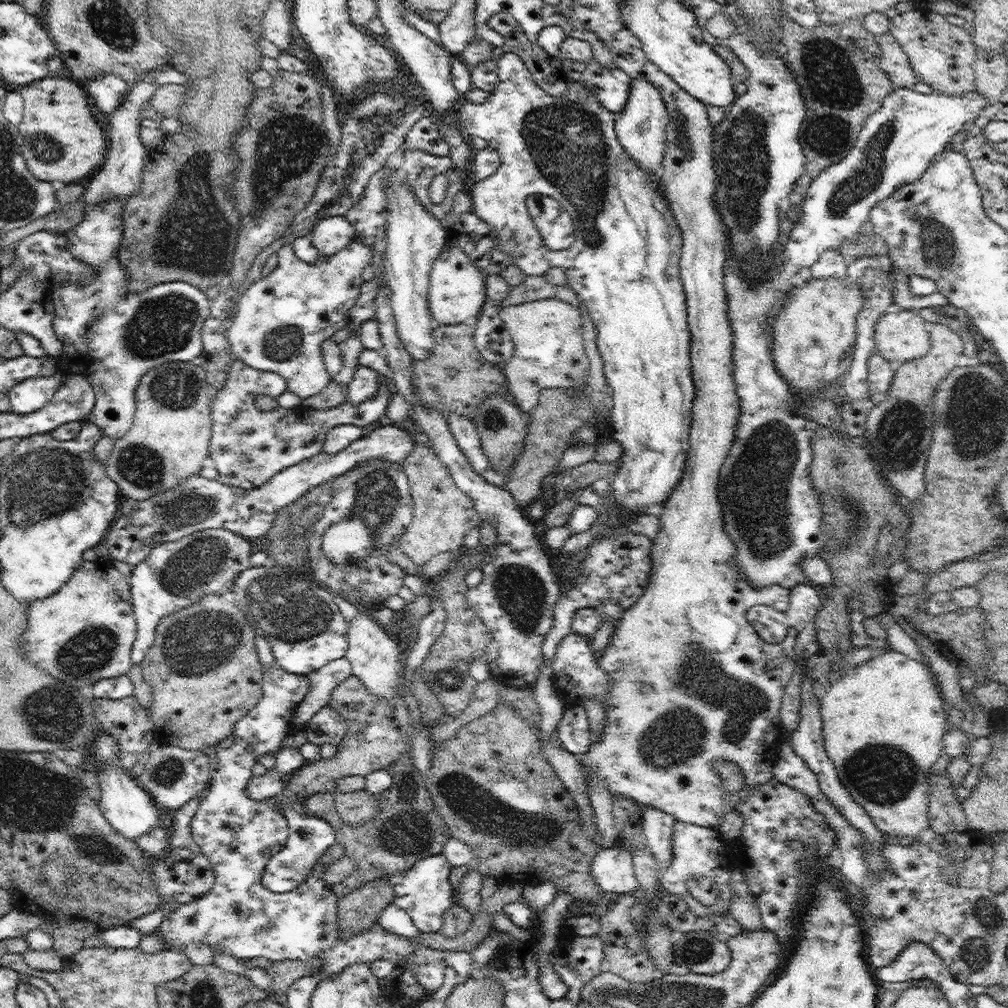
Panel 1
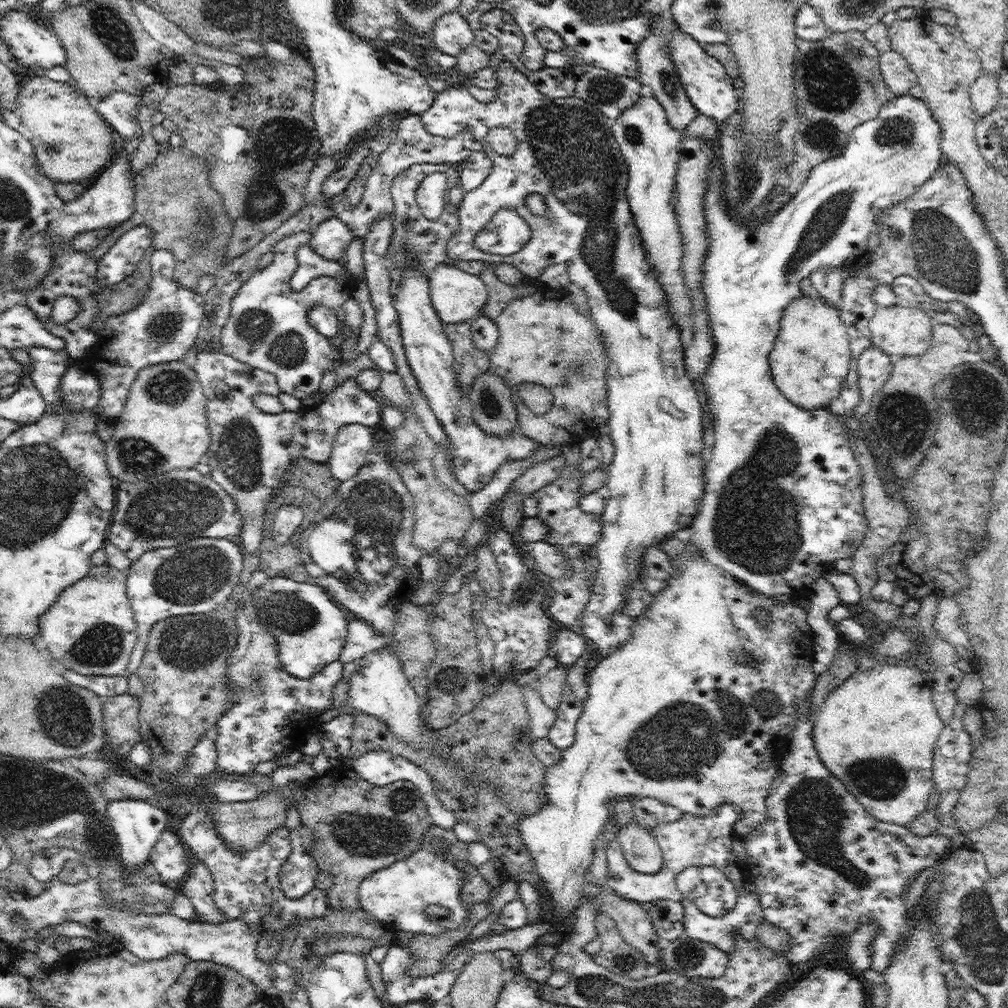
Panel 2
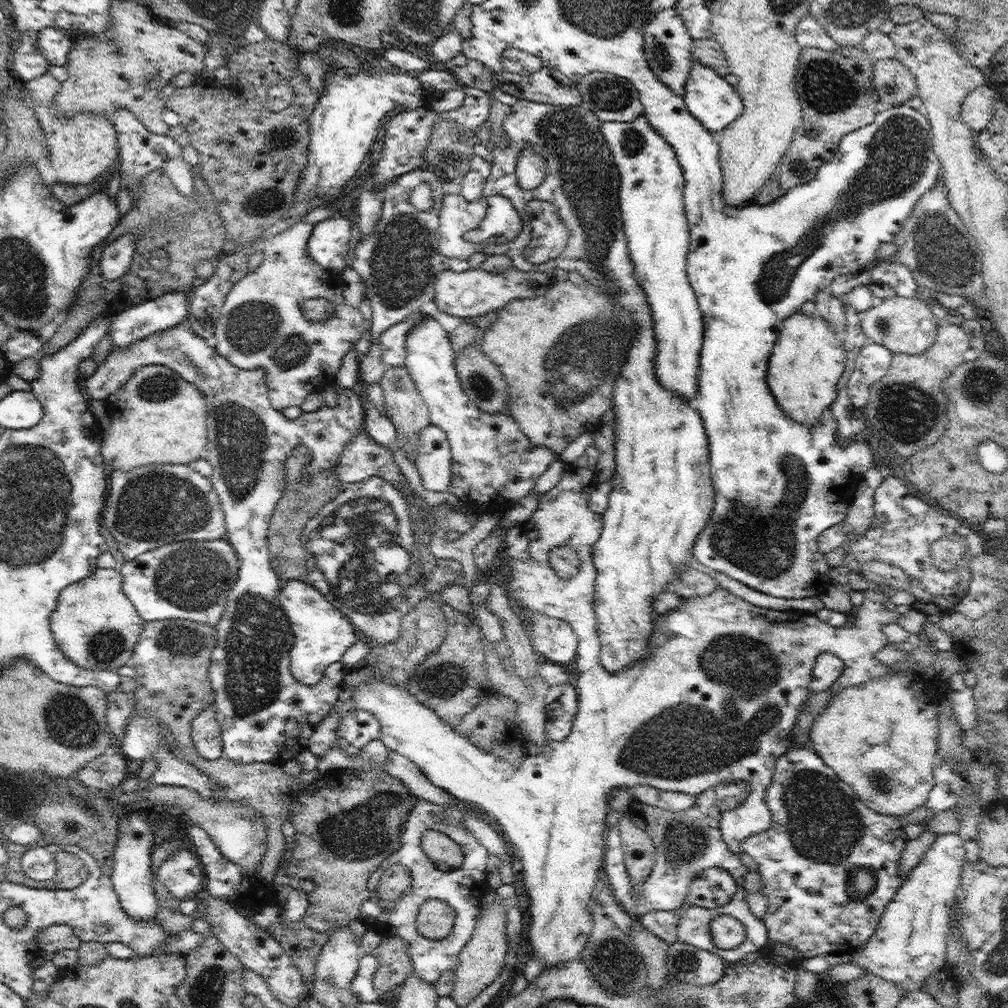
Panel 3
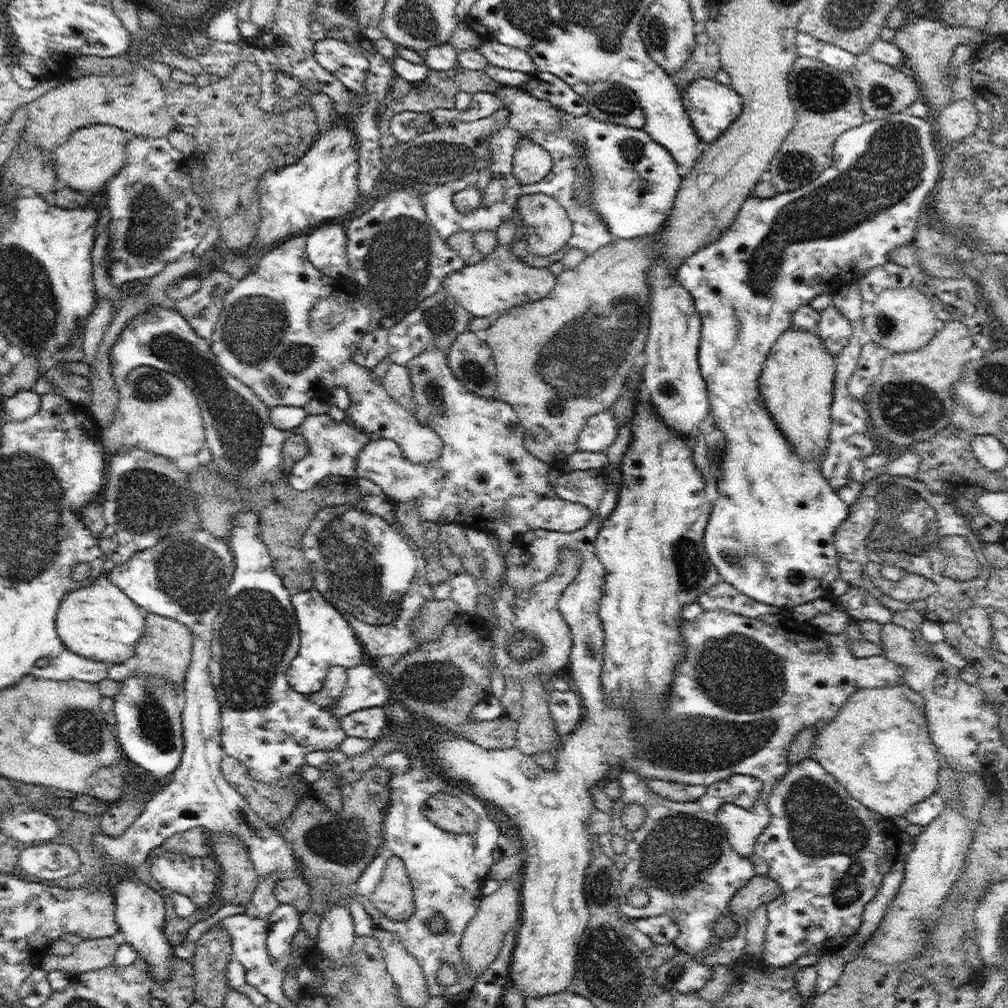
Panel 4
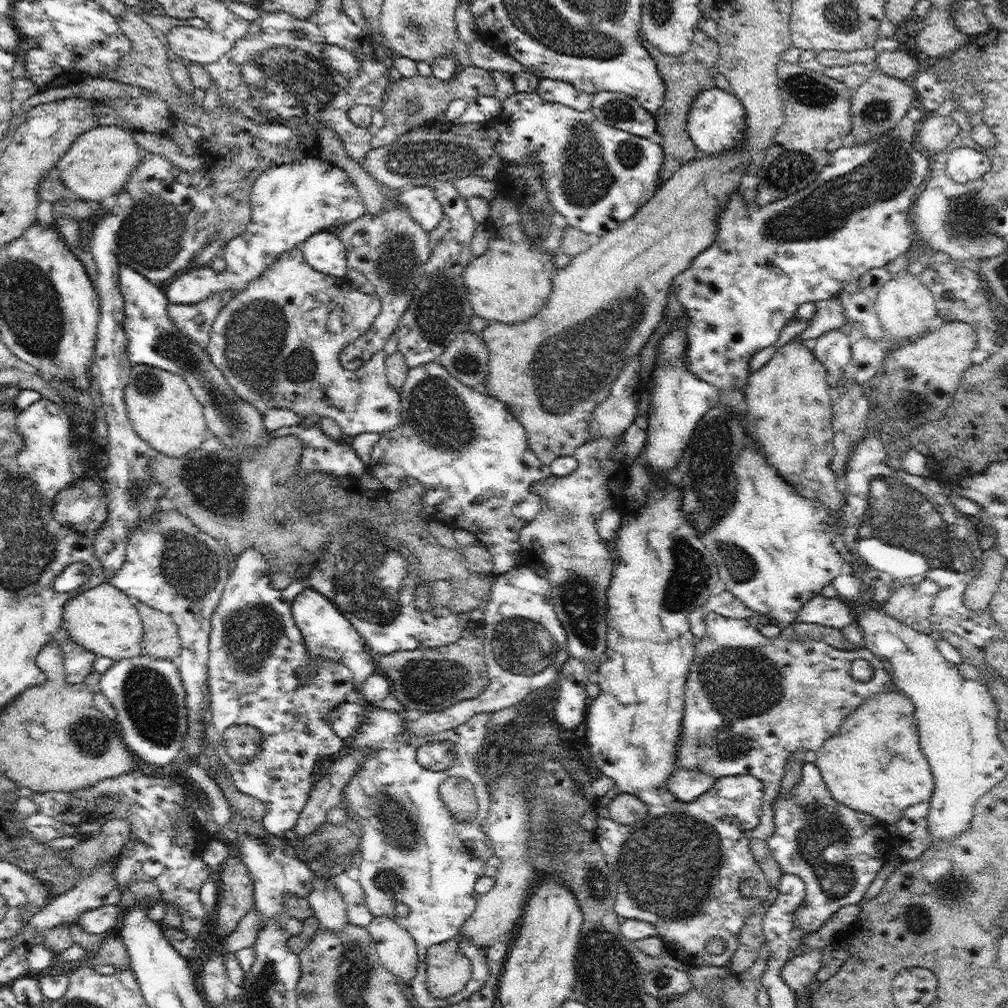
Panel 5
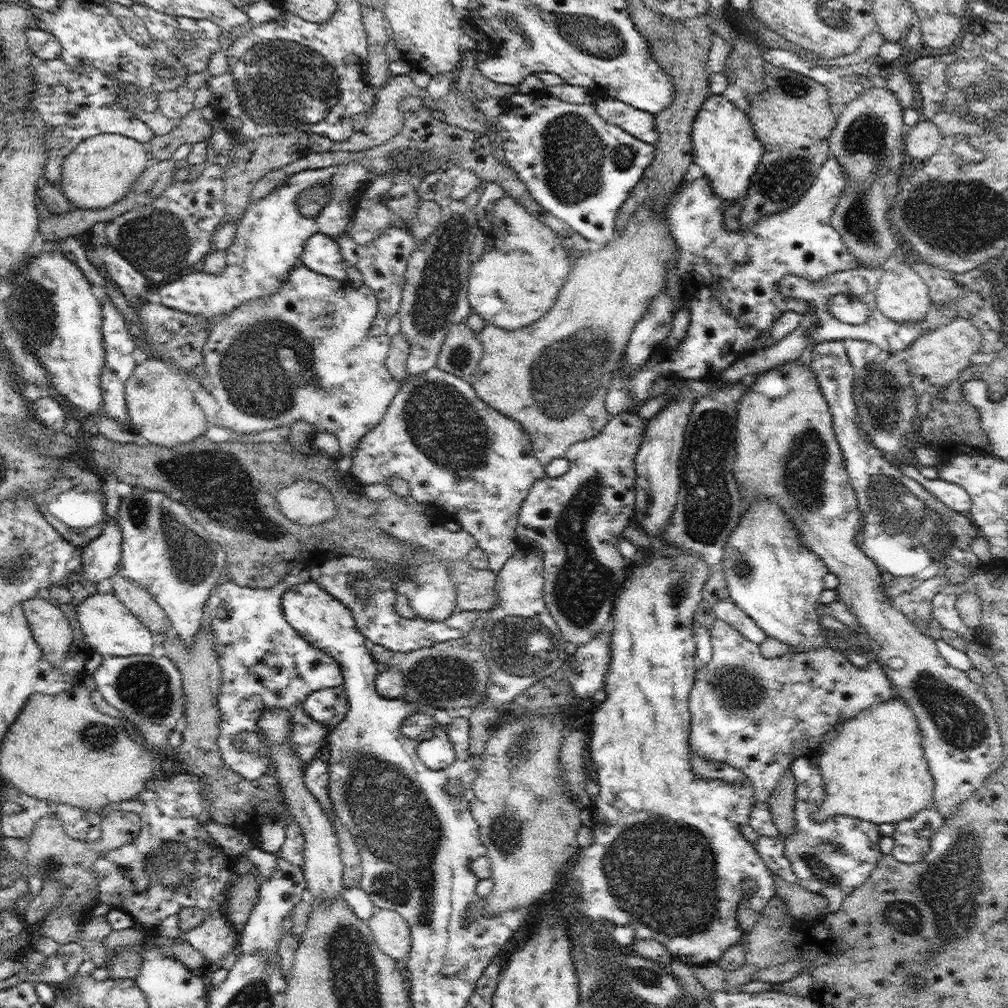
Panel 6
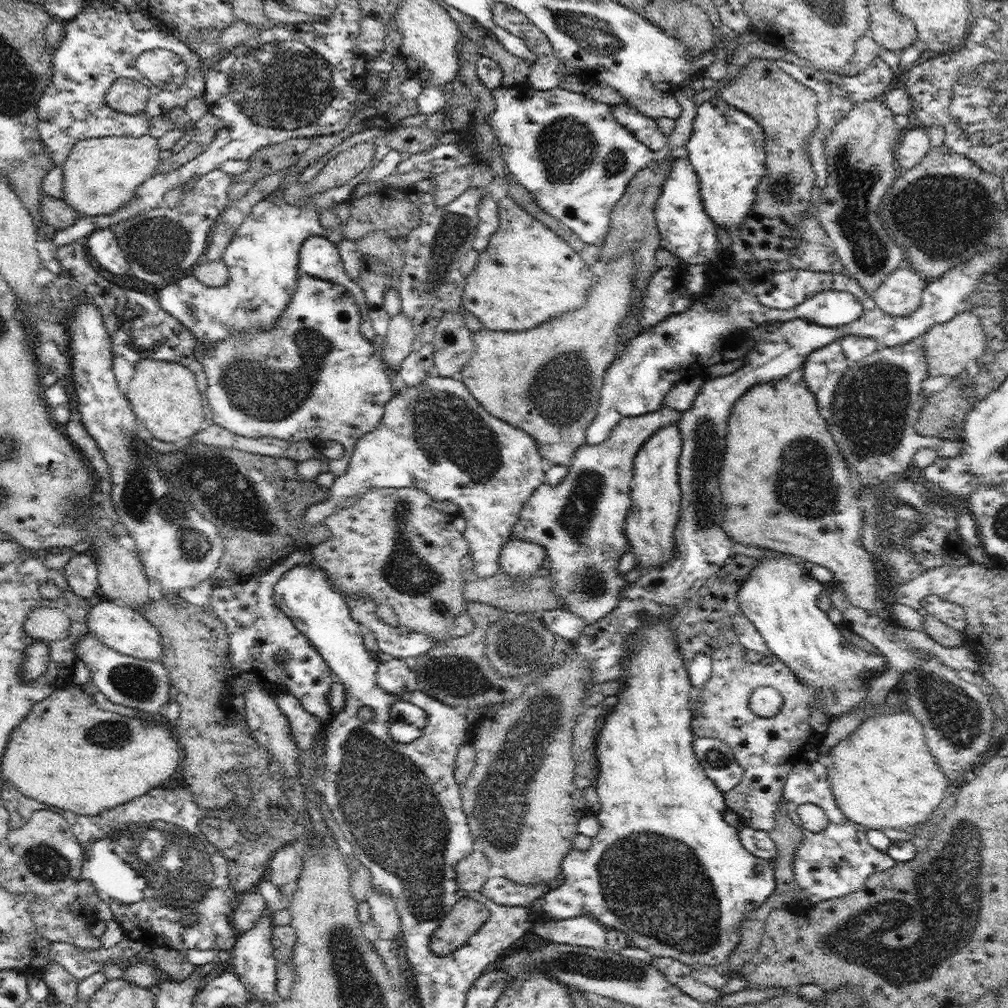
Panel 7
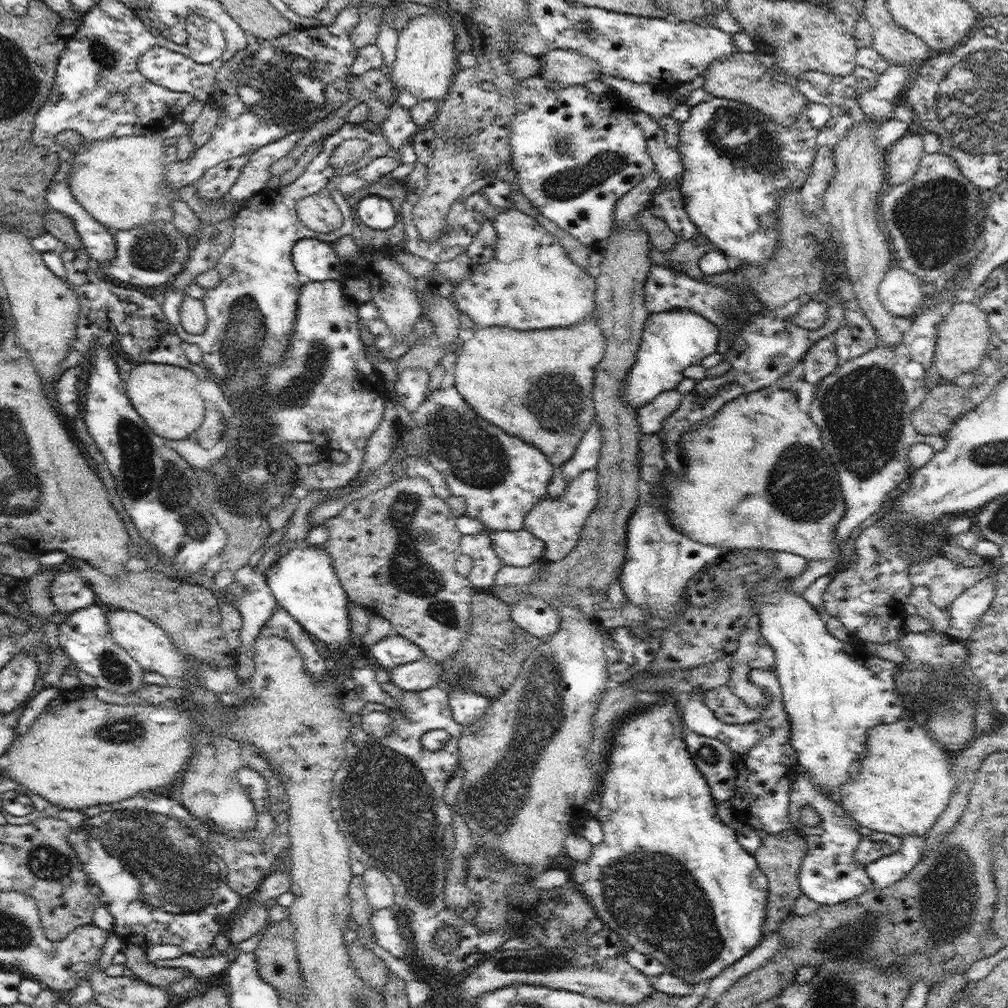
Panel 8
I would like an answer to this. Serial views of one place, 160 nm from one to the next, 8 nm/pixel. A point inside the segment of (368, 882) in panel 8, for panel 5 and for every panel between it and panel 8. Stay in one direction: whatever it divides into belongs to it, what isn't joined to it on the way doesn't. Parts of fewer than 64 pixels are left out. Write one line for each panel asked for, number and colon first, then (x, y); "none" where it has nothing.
5: (396, 948)
6: (391, 932)
7: (383, 911)

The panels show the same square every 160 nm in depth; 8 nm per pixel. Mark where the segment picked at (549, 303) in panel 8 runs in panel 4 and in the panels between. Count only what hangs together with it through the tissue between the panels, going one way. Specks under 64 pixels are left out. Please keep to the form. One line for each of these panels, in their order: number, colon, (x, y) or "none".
4: (500, 281)
5: (510, 282)
6: (516, 281)
7: (527, 275)

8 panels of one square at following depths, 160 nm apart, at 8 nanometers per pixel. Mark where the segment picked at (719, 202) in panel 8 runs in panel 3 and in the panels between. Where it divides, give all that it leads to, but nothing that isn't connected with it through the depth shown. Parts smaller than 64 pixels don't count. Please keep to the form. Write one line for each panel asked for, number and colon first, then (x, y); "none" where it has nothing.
3: (709, 97)
4: (711, 106)
5: (716, 122)
6: (725, 146)
7: (726, 148)

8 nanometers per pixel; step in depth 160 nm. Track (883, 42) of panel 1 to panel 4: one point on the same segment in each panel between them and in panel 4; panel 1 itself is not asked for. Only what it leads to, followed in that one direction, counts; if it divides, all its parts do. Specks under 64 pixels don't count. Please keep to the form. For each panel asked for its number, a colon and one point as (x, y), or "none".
2: (898, 75)
3: (895, 84)
4: (884, 90)

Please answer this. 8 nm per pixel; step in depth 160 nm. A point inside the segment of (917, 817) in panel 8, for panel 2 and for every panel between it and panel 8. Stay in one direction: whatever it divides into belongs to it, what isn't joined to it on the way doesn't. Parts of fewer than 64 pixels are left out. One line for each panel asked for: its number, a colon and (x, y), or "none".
2: (886, 716)
3: (890, 725)
4: (877, 747)
5: (873, 764)
6: (875, 769)
7: (883, 776)

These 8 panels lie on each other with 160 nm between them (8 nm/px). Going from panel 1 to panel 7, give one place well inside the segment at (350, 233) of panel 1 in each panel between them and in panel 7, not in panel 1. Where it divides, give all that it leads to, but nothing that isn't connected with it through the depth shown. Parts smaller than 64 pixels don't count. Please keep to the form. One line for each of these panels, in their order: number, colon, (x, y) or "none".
2: (331, 238)
3: (328, 245)
4: (326, 248)
5: (324, 252)
6: (322, 254)
7: (318, 257)

